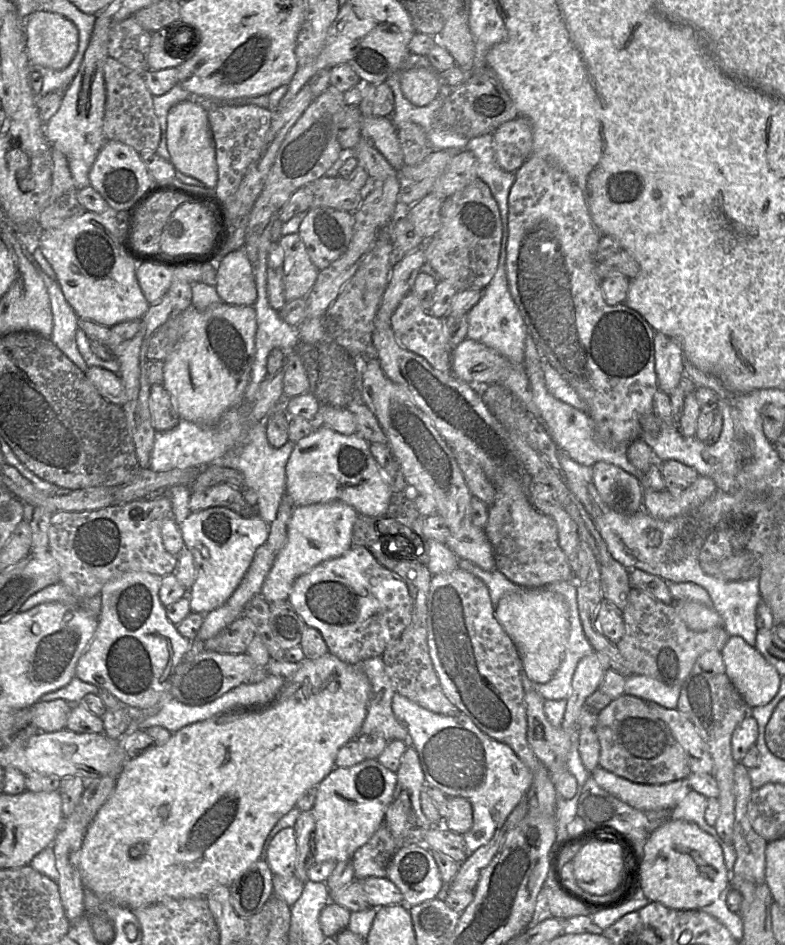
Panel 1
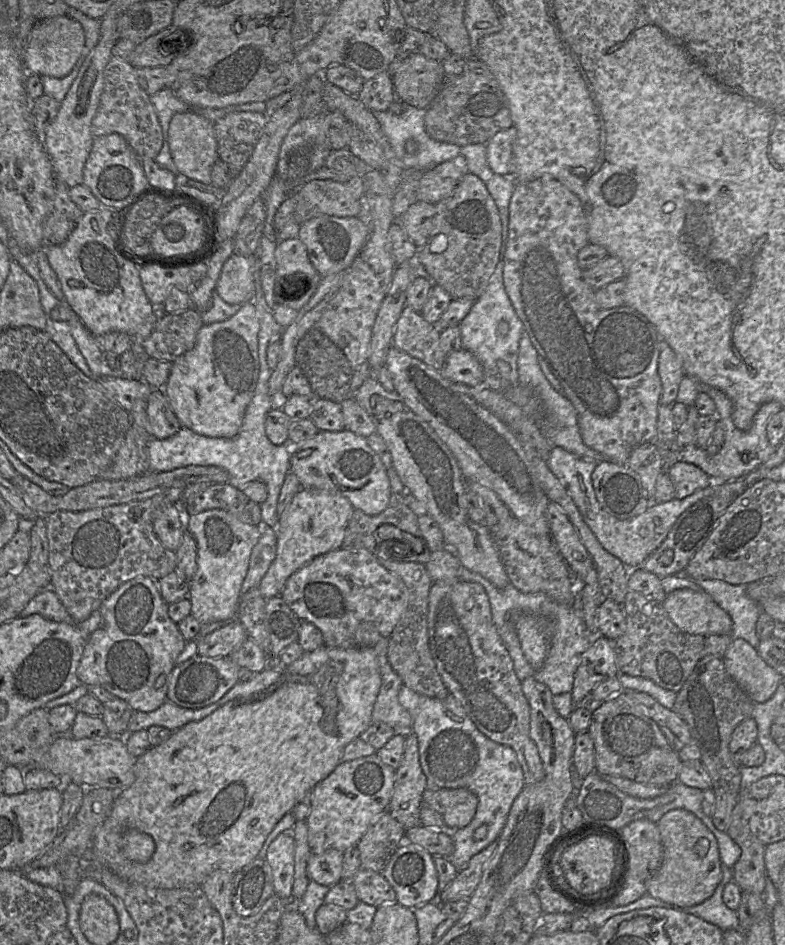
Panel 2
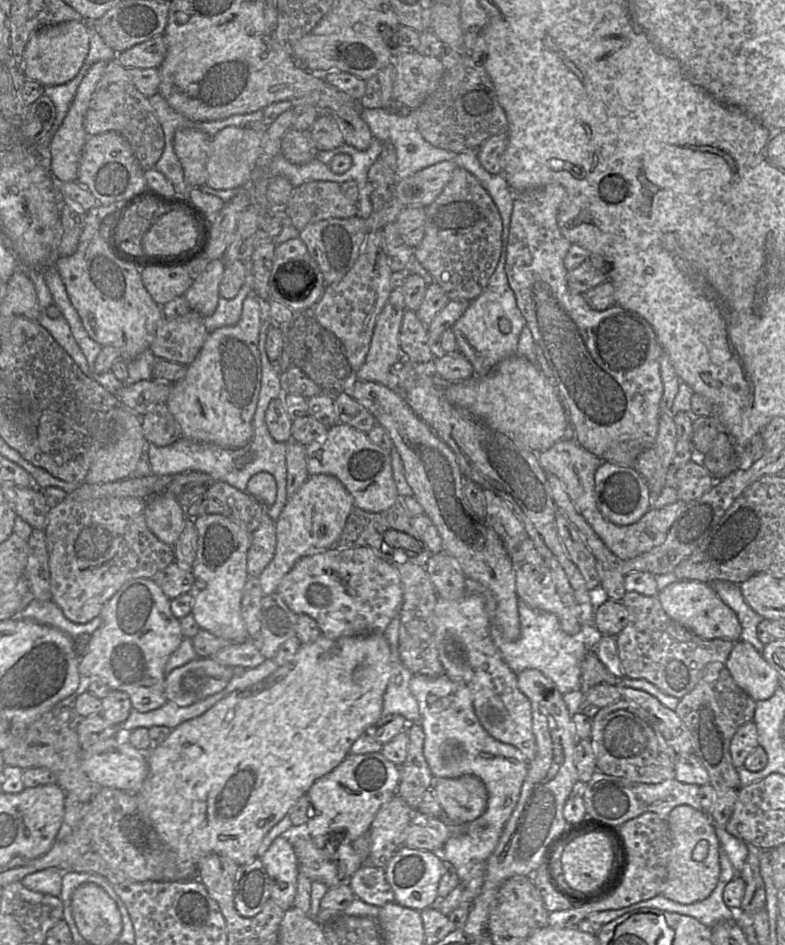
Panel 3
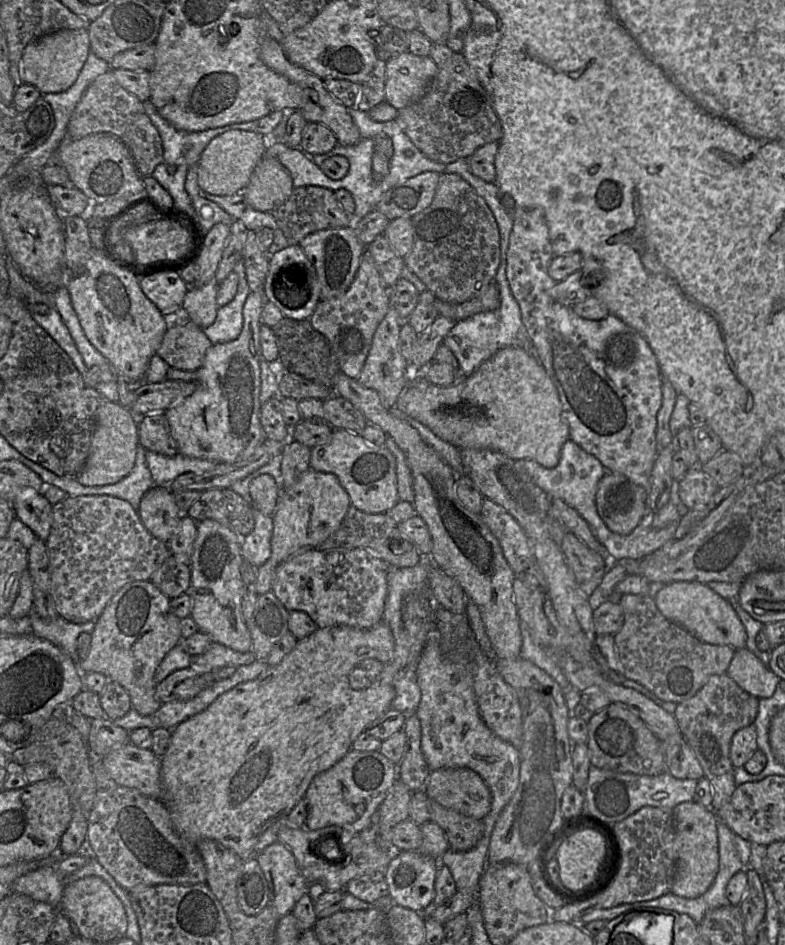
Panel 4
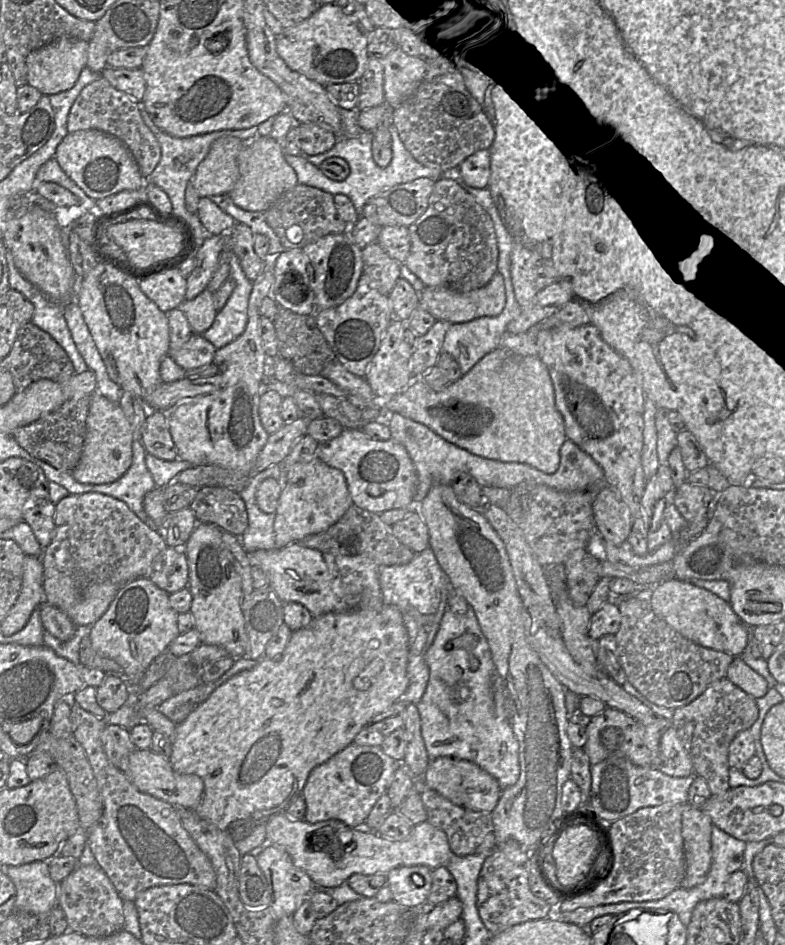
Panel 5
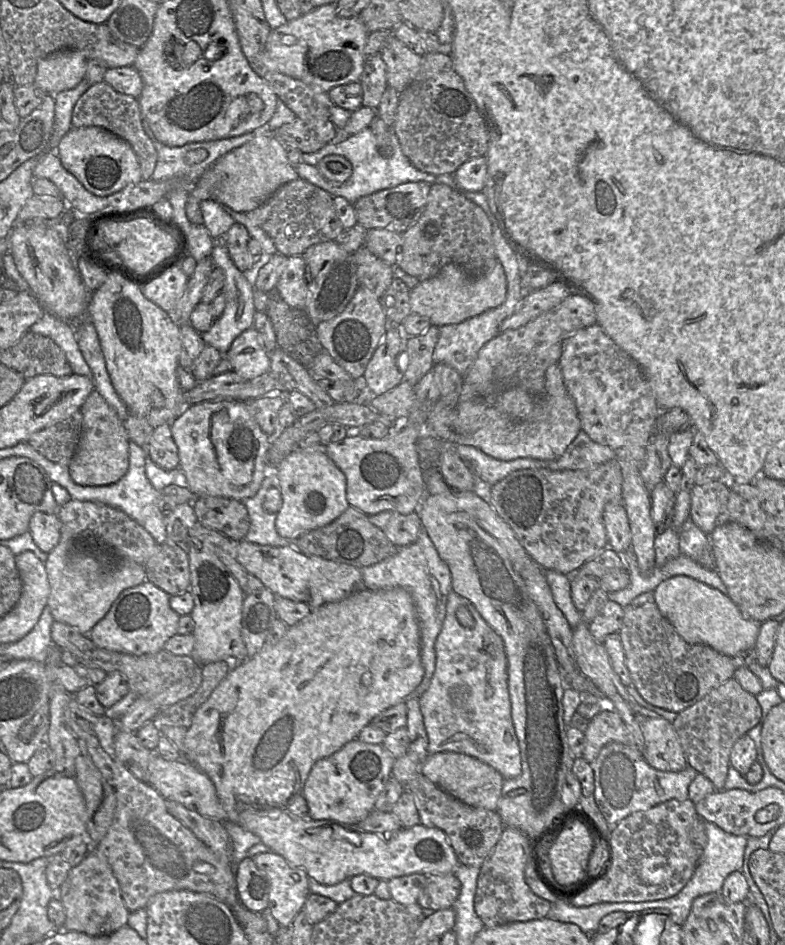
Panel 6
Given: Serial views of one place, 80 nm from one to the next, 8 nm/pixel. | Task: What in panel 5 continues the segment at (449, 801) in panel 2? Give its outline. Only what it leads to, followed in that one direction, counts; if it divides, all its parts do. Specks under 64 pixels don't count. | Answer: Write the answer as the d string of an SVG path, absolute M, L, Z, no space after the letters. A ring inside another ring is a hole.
M453 757L432 759L422 776L426 785L453 804L477 812L491 813L501 795L498 781L478 765Z

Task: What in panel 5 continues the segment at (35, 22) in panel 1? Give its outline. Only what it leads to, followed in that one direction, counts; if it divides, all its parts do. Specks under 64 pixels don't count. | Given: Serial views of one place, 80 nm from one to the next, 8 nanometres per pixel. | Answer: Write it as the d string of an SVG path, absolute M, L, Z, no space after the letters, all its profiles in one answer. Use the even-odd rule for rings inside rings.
M60 37L33 50L26 58L28 84L42 95L53 95L71 89L86 67L89 43L72 37Z

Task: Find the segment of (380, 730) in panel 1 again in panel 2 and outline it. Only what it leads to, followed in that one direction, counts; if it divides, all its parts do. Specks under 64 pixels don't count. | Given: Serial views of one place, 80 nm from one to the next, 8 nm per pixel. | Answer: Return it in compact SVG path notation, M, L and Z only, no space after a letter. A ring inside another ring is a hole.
M382 638L373 646L379 664L381 687L373 707L372 723L386 723L395 729L396 734L407 737L412 731L412 717L398 700L403 683L388 662L388 644L389 638Z

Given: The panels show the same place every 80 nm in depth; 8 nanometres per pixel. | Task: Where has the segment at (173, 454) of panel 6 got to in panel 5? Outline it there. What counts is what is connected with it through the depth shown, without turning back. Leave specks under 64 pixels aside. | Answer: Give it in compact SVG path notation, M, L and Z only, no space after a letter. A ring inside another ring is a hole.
M162 411L147 416L142 427L141 443L146 453L156 458L166 461L178 458L177 448L169 430L168 417Z

